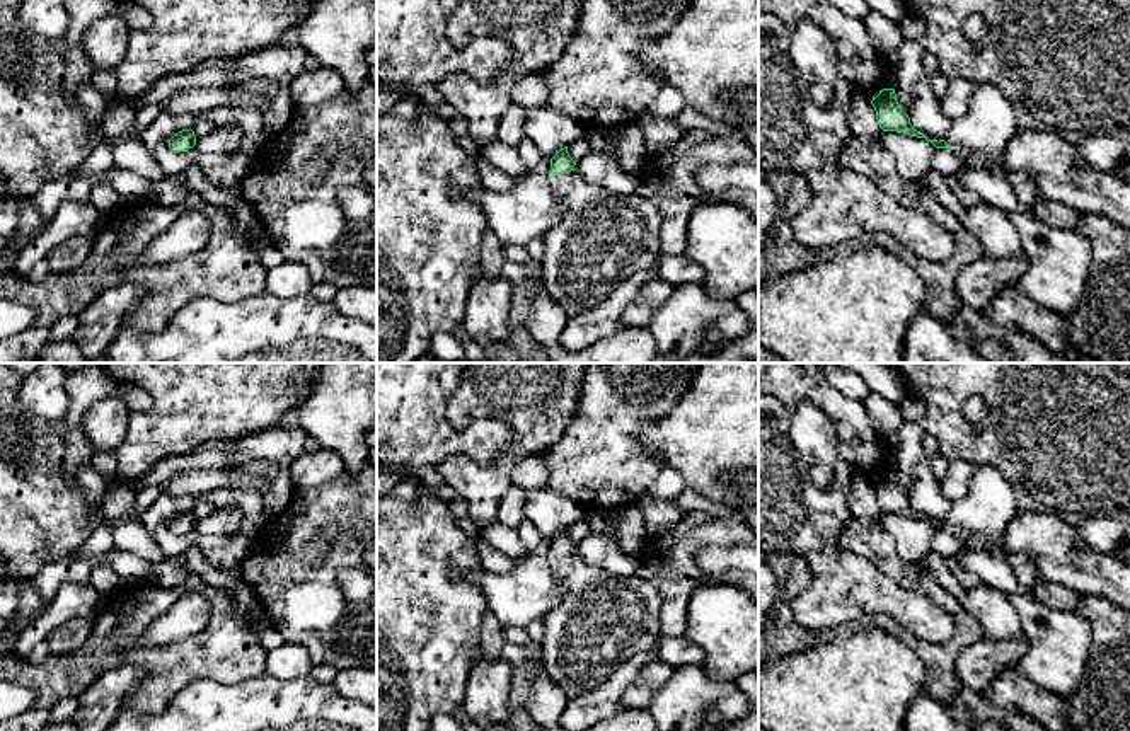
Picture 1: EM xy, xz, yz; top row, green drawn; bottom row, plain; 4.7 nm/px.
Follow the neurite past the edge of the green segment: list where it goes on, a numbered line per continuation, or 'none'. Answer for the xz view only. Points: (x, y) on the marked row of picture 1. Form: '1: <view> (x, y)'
1: xz (604, 237)

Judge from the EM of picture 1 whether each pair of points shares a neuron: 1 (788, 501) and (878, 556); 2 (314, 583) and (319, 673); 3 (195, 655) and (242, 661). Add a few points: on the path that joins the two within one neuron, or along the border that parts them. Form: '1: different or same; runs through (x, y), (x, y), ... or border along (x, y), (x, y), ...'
1: different; border along (851, 515), (841, 532), (839, 547)
2: different; border along (314, 663), (328, 663), (338, 670)
3: same; runs through (207, 655), (230, 655)

